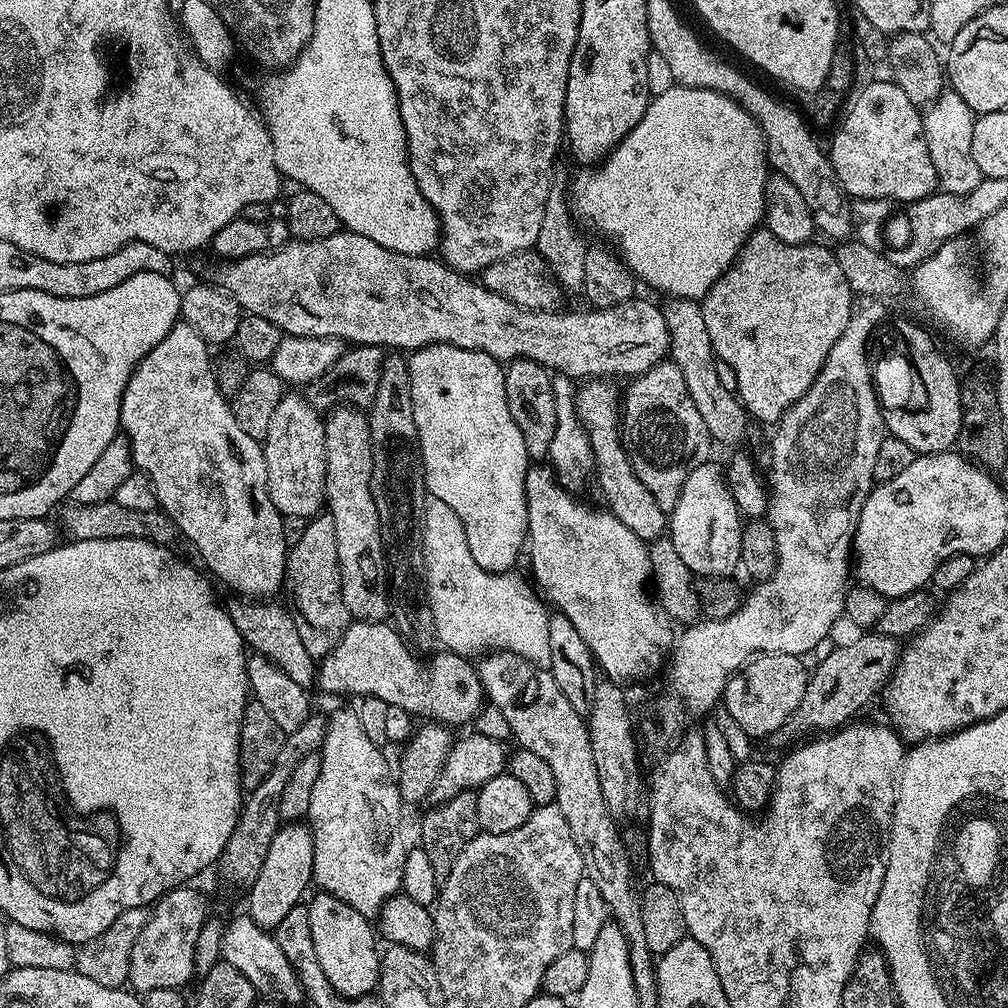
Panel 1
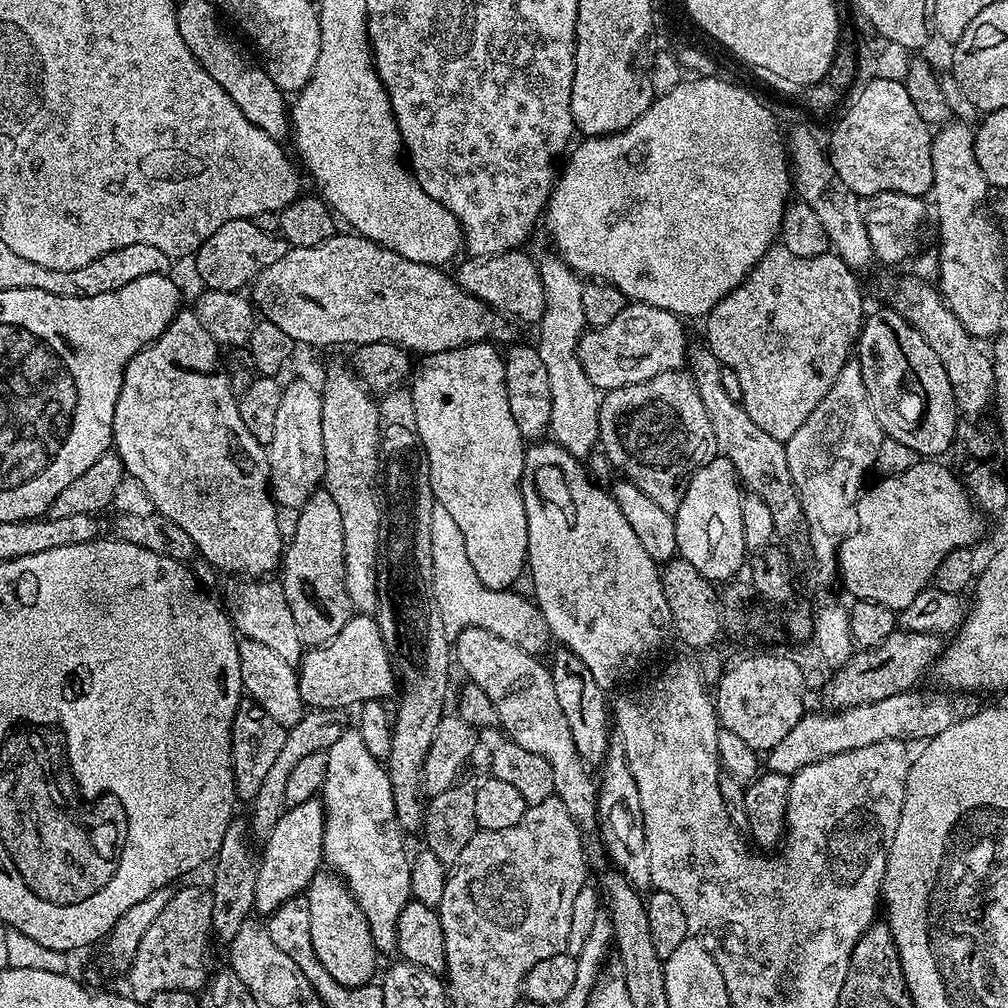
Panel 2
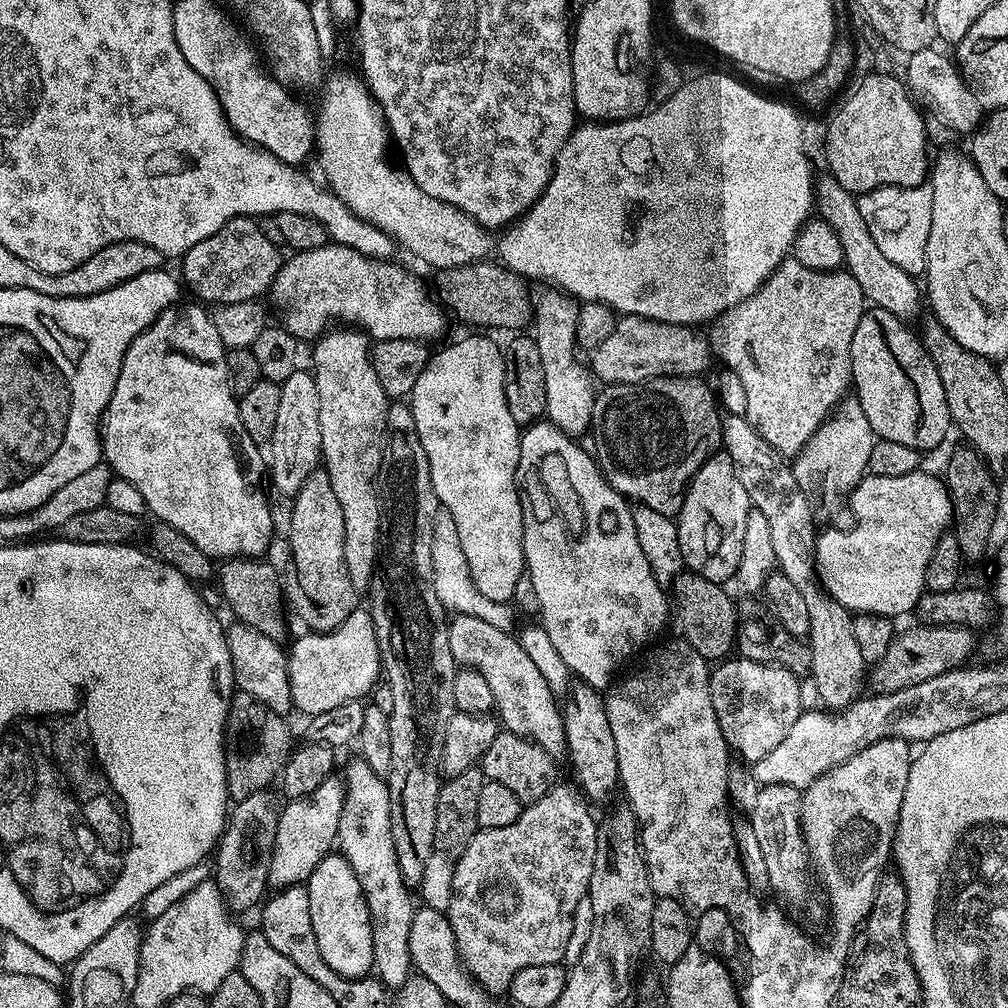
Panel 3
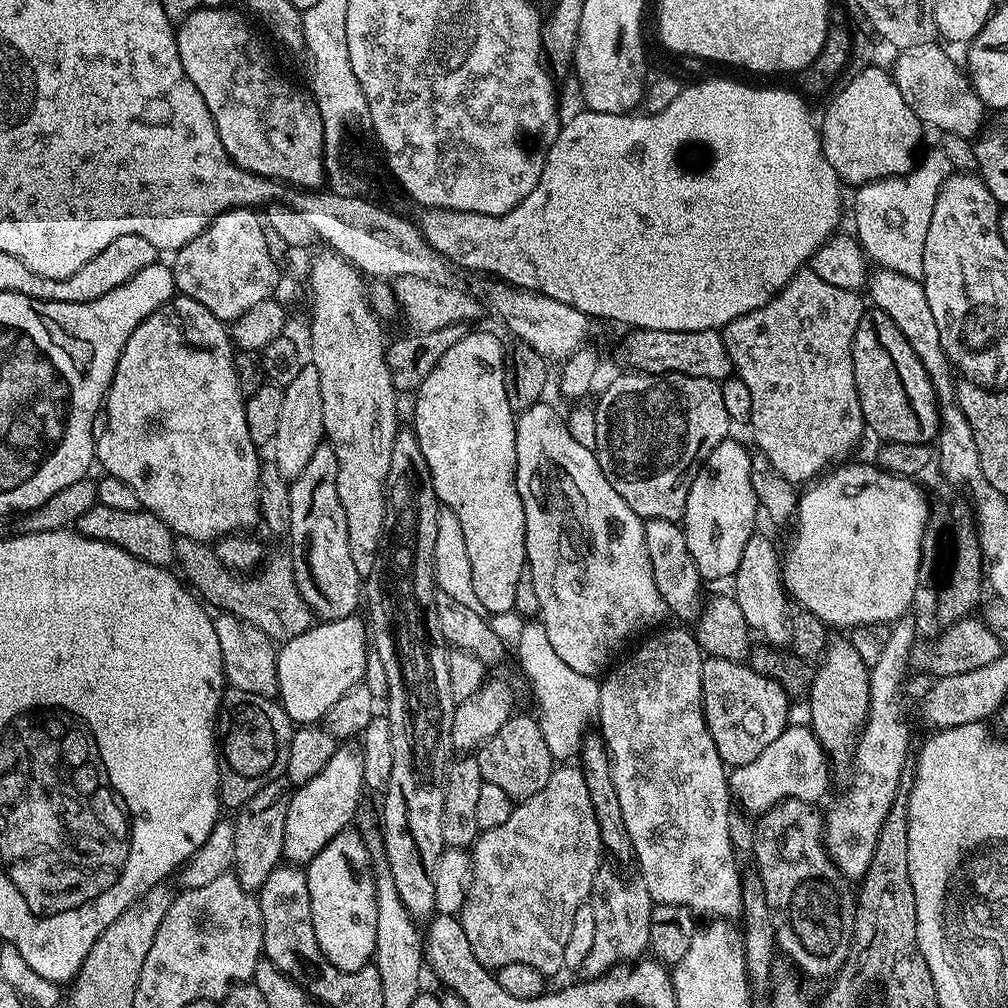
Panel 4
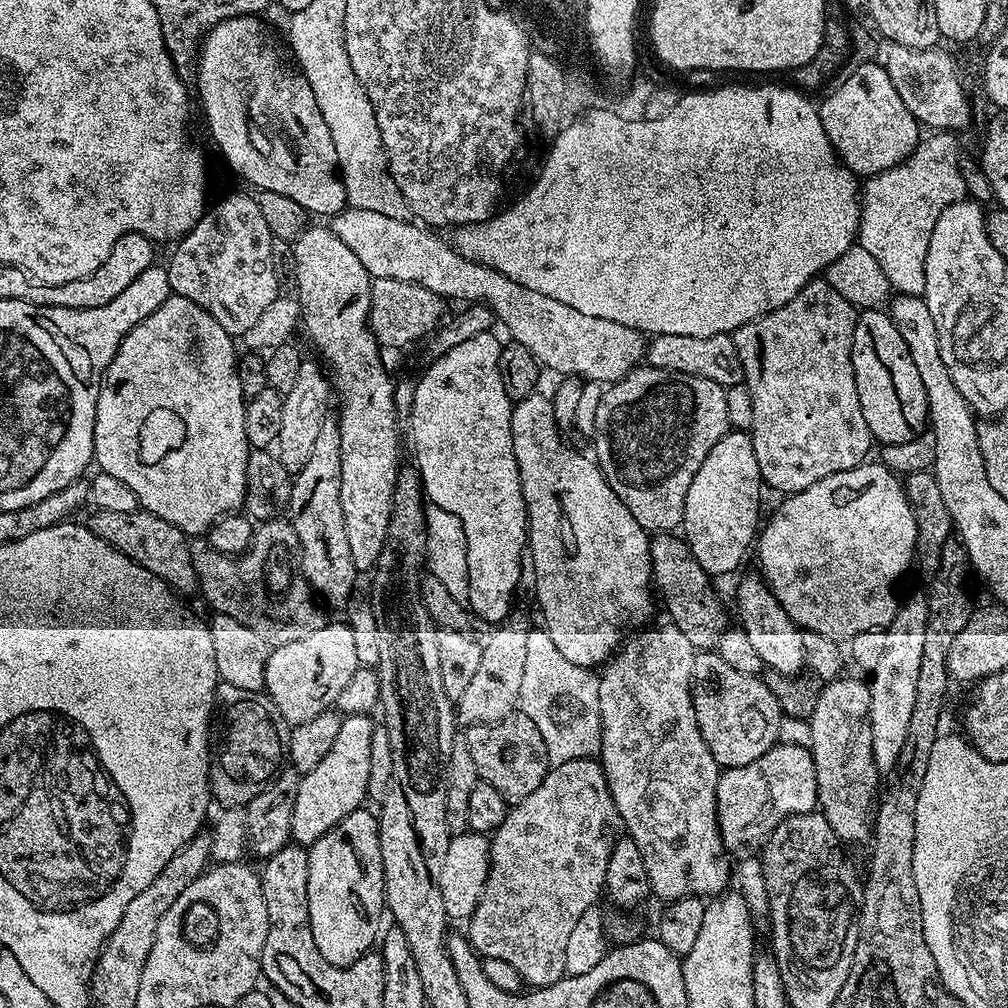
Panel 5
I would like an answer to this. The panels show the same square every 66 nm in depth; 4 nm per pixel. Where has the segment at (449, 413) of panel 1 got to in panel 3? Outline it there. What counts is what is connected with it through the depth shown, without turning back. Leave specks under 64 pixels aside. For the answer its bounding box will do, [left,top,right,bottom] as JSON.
[410,335,526,604]

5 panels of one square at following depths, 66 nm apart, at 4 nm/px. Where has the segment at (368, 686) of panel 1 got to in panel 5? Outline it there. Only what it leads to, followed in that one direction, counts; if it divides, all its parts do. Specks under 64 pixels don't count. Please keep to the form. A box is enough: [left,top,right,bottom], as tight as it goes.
[263,622,359,725]

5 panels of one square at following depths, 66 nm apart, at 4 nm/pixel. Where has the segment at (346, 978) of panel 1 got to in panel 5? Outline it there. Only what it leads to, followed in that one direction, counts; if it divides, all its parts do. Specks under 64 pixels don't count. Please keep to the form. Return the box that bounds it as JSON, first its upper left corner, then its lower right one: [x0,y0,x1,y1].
[308,806,385,968]

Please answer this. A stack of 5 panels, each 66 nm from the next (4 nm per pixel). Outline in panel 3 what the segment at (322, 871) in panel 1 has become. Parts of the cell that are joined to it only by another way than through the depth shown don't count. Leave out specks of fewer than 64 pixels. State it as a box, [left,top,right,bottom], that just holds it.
[336,758,414,990]

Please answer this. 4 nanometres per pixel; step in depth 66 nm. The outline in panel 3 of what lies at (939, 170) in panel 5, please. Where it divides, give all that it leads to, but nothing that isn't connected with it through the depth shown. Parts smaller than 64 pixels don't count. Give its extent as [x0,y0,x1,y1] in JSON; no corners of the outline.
[856,182,932,278]

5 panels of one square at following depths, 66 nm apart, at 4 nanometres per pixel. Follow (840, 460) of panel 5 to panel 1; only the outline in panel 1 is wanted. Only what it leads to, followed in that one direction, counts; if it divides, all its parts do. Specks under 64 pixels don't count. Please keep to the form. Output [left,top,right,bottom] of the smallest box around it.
[702,230,854,426]

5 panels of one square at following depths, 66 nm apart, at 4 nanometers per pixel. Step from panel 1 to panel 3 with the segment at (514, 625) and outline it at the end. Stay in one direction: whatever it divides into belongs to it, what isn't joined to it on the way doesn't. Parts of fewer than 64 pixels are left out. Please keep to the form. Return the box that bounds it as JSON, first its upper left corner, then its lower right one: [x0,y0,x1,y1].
[430,508,513,630]

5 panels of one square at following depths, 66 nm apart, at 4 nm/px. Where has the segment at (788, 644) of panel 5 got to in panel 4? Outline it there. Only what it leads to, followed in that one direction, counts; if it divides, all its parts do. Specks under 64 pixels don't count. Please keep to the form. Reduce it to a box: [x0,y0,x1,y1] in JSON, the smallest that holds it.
[731,534,790,646]

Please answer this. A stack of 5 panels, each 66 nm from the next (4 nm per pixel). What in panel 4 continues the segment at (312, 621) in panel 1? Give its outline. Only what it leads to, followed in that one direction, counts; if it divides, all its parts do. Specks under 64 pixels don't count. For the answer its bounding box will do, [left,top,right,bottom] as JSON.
[287,442,362,621]

